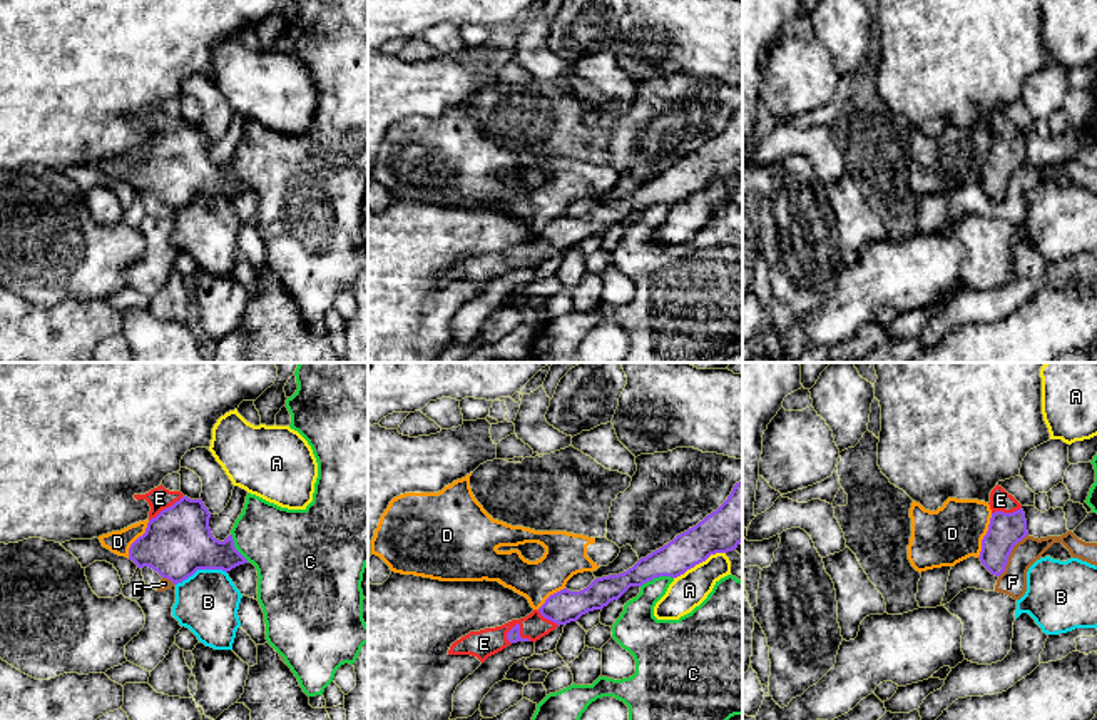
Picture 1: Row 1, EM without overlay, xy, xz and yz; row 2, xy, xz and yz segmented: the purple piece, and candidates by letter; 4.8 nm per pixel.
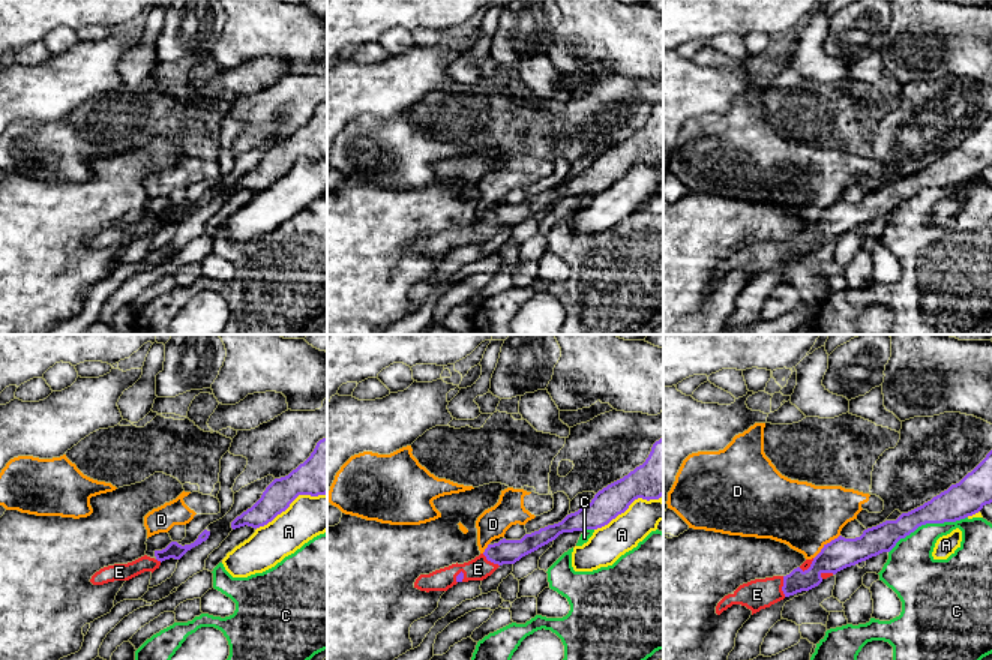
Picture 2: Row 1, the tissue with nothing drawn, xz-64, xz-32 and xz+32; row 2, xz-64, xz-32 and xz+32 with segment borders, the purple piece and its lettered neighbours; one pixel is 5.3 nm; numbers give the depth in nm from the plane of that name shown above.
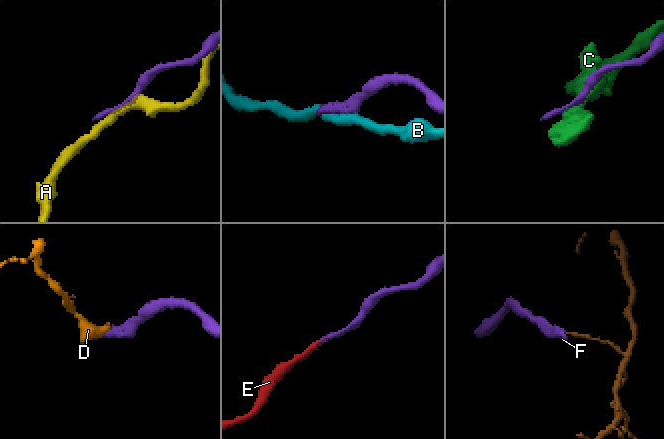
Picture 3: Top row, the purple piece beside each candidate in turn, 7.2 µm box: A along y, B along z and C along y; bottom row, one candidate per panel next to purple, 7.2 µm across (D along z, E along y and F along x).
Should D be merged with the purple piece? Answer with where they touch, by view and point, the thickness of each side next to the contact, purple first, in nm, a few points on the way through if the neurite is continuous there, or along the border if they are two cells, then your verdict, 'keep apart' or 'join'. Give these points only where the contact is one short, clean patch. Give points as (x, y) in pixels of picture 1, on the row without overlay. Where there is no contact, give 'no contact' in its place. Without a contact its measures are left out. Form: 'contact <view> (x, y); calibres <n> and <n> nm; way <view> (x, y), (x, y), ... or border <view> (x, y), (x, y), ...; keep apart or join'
contact yz (985, 161); calibres 170 and 280 nm; border yz (992, 139), (989, 156), (982, 166), (982, 176), (977, 182); keep apart

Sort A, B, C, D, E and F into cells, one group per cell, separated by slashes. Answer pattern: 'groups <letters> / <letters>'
groups A / B / C / D / E / F

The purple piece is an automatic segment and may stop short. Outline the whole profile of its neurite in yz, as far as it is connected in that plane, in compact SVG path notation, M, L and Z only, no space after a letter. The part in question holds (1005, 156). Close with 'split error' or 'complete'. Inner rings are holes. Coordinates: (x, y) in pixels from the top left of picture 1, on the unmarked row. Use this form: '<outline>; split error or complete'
M998 110L988 130L992 144L978 184L992 200L1000 202L1013 172L1028 160L1027 145L1022 130Z; split error

